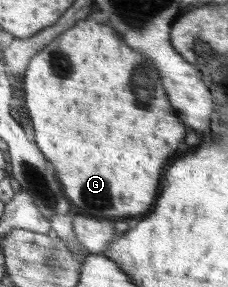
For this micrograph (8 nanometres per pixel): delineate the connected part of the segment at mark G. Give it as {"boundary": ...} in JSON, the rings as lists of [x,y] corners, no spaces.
{"boundary":[[[81,20],[77,22],[71,30],[67,30],[61,38],[55,38],[55,42],[51,42],[45,46],[45,50],[35,54],[24,72],[23,80],[24,101],[26,109],[31,117],[31,126],[34,129],[34,143],[41,149],[45,158],[54,166],[54,171],[58,177],[58,181],[62,186],[62,192],[70,201],[71,212],[76,215],[84,215],[89,218],[135,218],[141,216],[145,212],[151,212],[151,206],[157,198],[157,188],[161,182],[161,172],[165,168],[165,164],[177,154],[181,140],[187,134],[187,128],[183,122],[179,122],[173,114],[173,108],[169,106],[169,100],[163,92],[161,86],[161,78],[159,78],[159,70],[149,60],[145,60],[141,54],[133,52],[131,48],[127,48],[119,36],[115,34],[115,30],[111,26],[103,26],[97,24],[95,20]]]}

